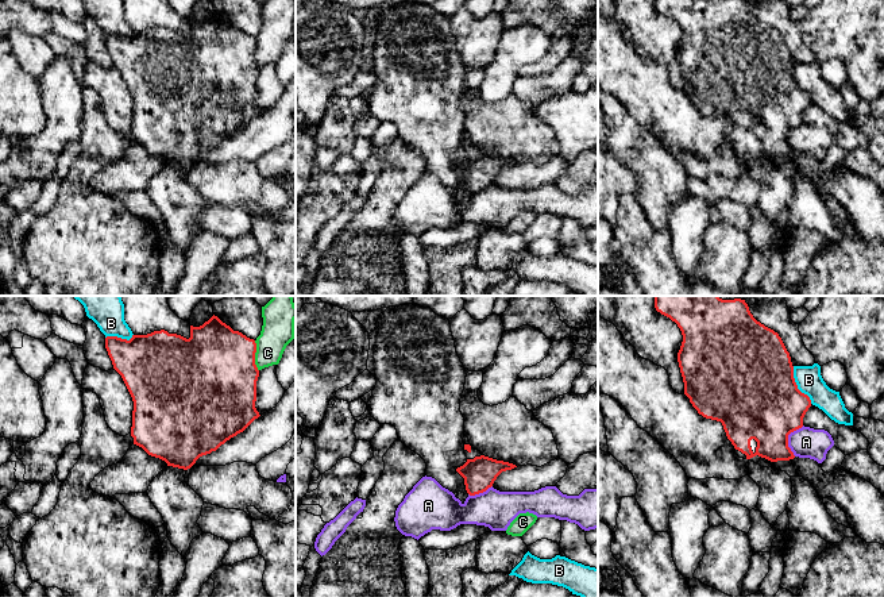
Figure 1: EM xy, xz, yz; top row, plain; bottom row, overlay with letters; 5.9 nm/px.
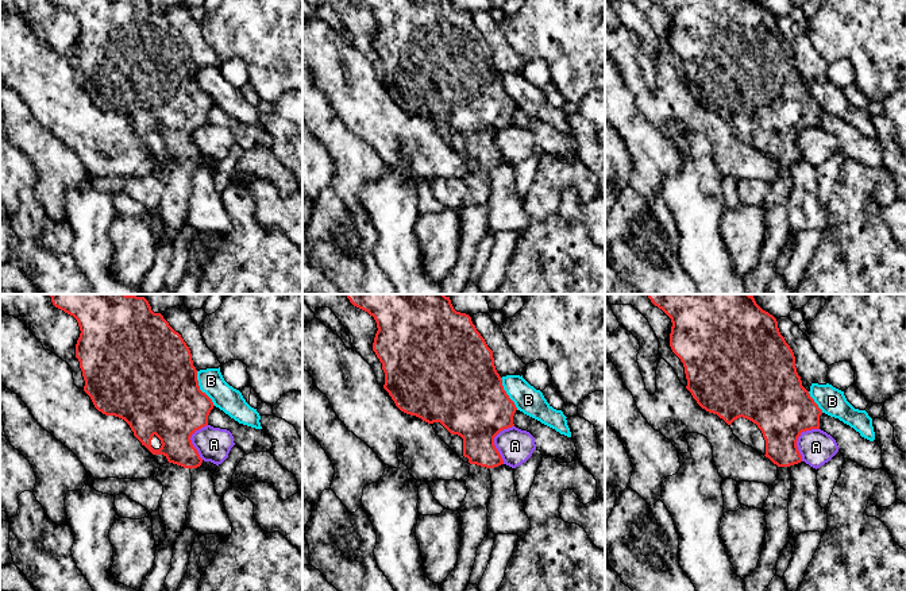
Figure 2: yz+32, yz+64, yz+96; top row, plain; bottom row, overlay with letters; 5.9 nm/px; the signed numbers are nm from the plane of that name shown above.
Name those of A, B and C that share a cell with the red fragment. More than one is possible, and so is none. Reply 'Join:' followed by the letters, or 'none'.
Join: none

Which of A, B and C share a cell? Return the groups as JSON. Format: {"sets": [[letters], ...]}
{"sets": [["A"], ["B"], ["C"]]}

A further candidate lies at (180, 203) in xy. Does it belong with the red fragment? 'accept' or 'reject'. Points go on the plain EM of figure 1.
accept

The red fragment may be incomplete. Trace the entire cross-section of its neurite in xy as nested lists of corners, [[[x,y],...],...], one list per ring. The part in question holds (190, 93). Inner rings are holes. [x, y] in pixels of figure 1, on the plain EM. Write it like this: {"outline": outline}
{"outline": [[[213,12],[200,24],[190,23],[189,36],[161,27],[130,38],[107,34],[105,46],[134,99],[134,142],[167,161],[147,192],[163,215],[169,238],[185,254],[192,238],[204,231],[197,222],[204,197],[185,180],[186,167],[260,113],[255,105],[256,41]]]}

